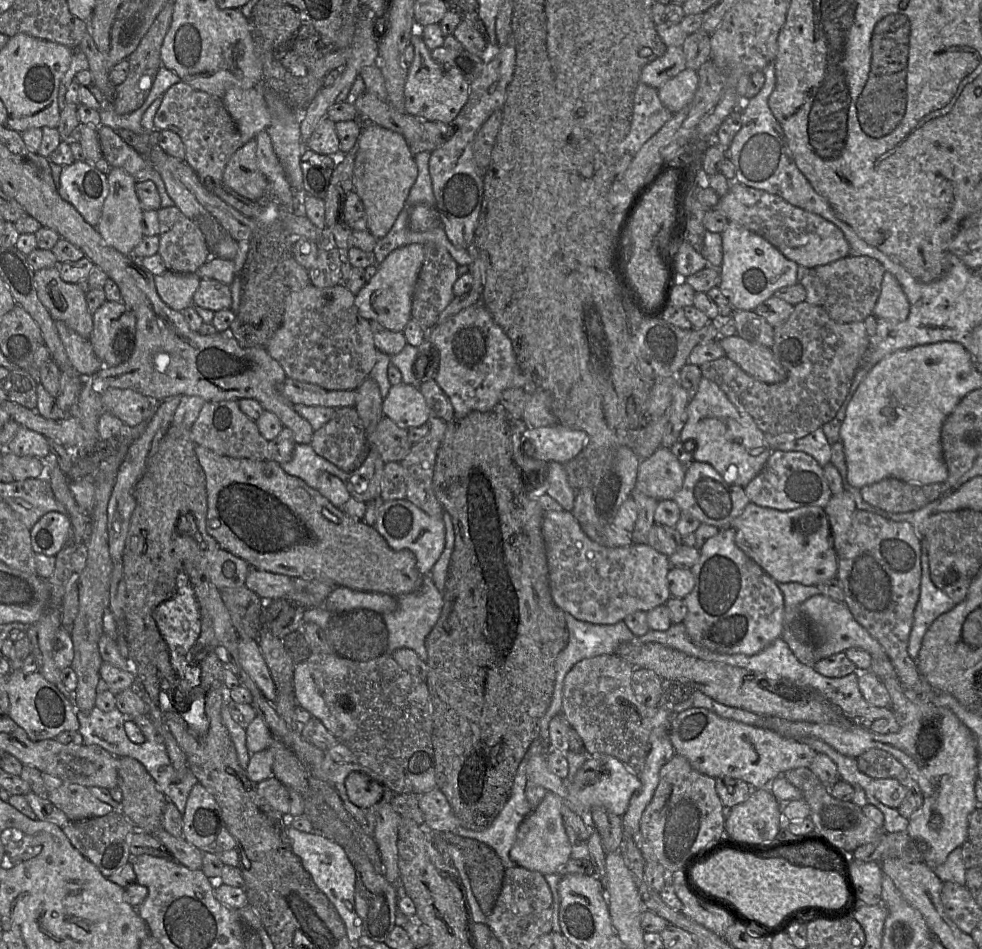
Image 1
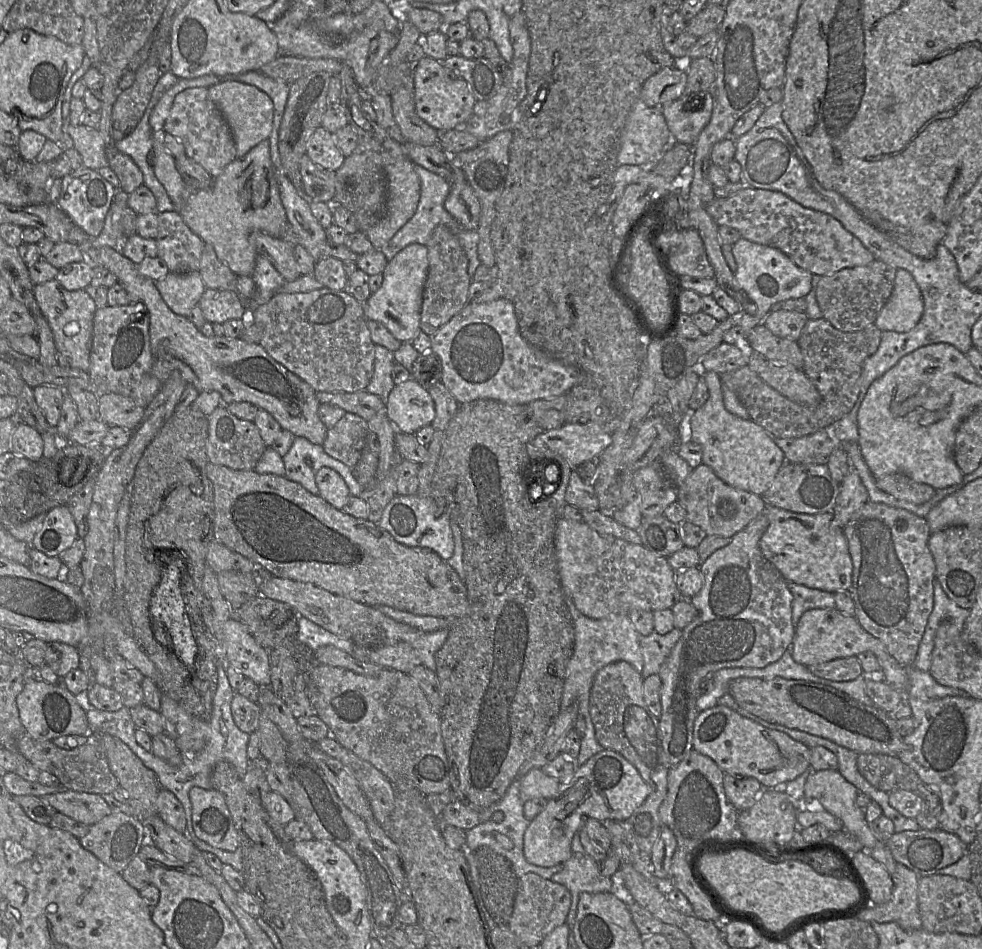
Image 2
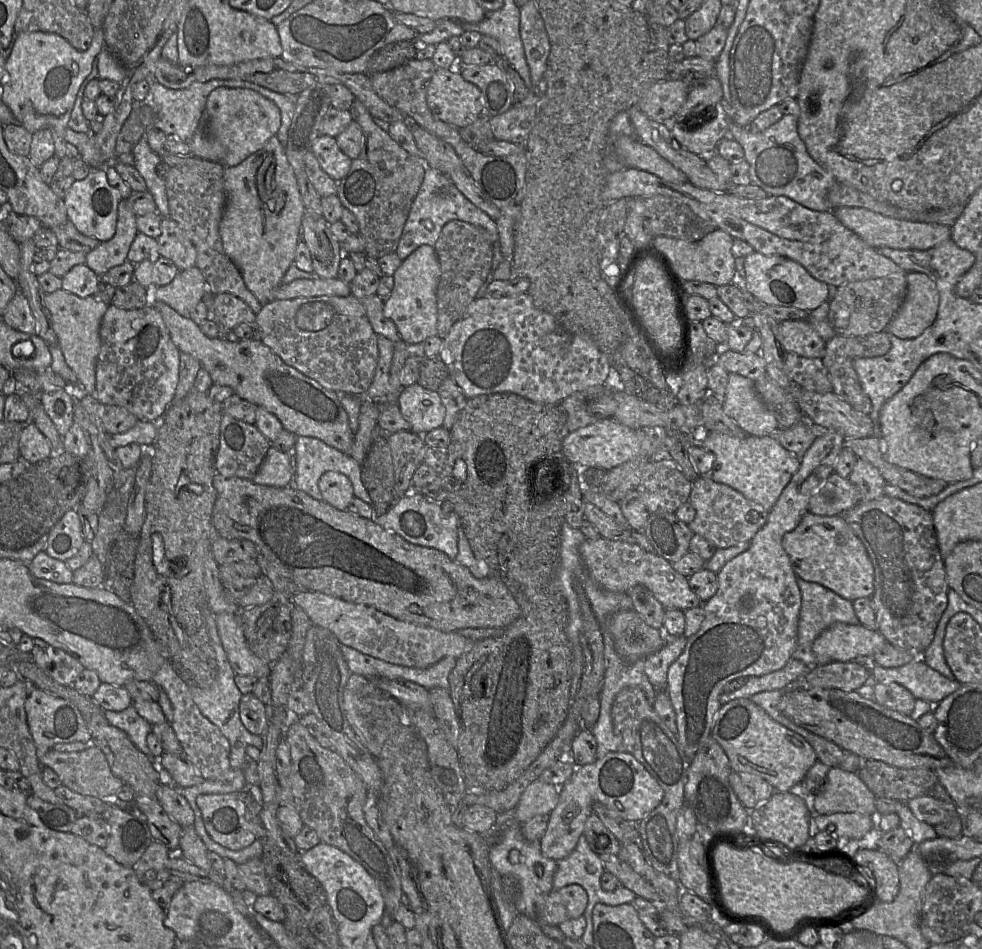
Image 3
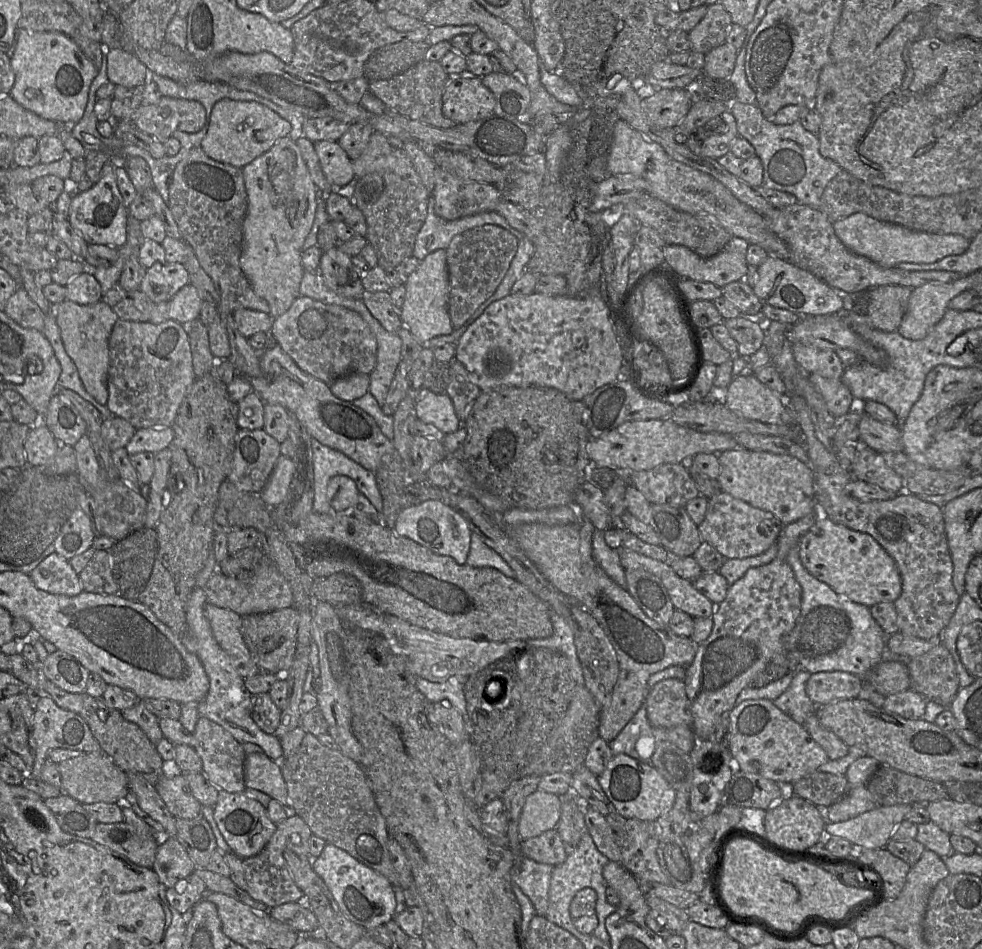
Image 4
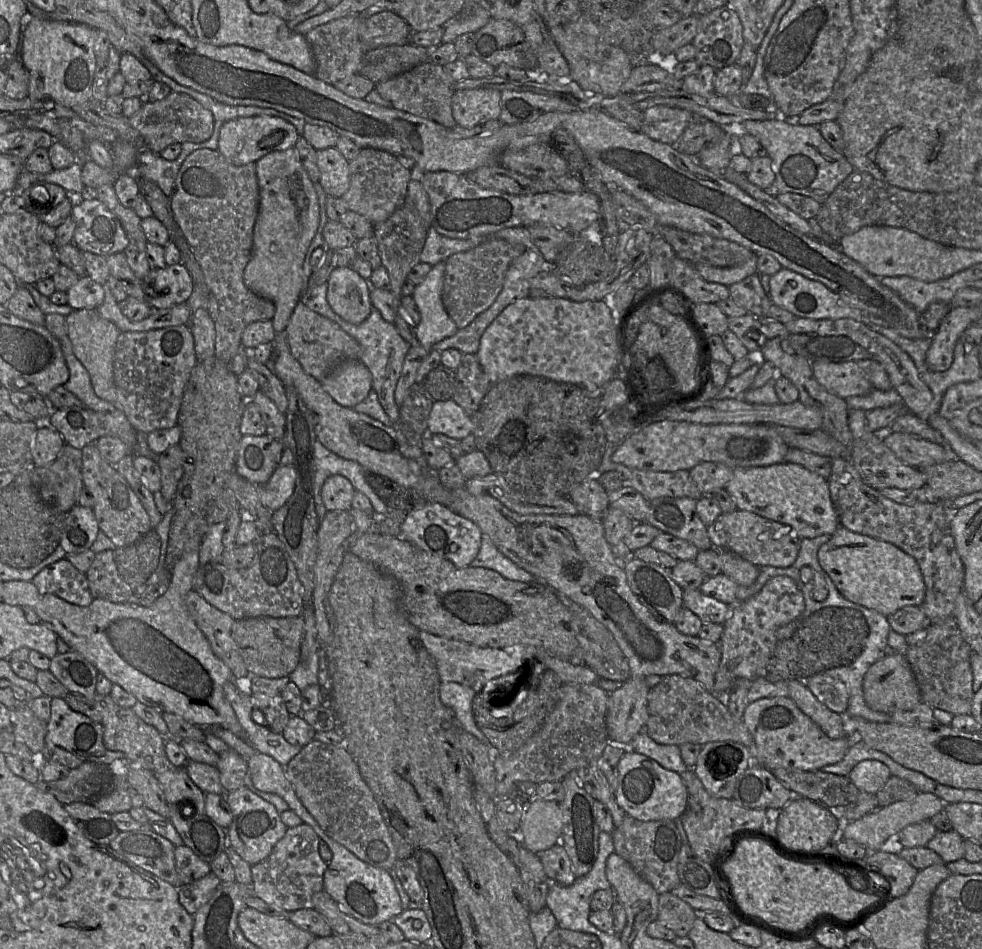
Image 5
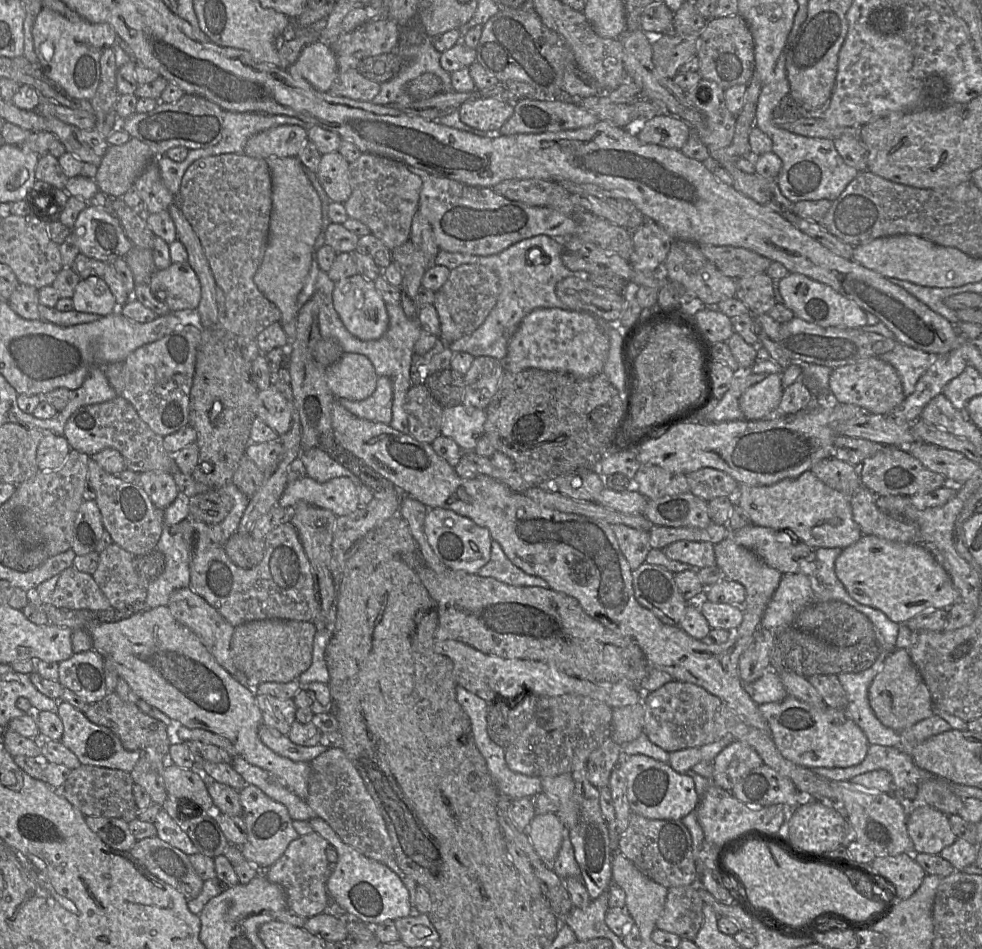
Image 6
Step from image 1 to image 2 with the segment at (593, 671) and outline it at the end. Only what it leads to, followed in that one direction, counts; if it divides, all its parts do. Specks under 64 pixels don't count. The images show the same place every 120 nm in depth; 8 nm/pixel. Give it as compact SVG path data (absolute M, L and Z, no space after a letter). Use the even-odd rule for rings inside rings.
M619 661L603 667L595 676L589 698L589 714L595 728L595 736L599 744L605 750L620 753L639 771L642 778L651 787L651 793L634 813L625 820L633 832L636 840L647 851L651 852L657 841L664 824L659 817L659 808L667 795L667 782L670 769L660 763L661 757L661 730L659 718L654 716L648 709L643 698L643 677L632 665Z

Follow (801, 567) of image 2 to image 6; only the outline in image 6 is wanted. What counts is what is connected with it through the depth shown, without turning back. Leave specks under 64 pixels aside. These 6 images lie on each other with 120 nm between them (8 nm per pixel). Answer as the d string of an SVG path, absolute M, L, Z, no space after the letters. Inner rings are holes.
M863 534L857 542L842 550L835 561L835 573L852 599L882 611L896 623L903 623L926 609L948 610L961 602L946 569L922 545Z

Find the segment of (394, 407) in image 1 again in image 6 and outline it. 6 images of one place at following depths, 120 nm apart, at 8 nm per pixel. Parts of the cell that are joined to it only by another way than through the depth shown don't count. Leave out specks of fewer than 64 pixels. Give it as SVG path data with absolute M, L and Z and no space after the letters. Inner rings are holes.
M463 404L444 408L441 435L451 438L463 451L474 451L479 438L484 435L485 409Z

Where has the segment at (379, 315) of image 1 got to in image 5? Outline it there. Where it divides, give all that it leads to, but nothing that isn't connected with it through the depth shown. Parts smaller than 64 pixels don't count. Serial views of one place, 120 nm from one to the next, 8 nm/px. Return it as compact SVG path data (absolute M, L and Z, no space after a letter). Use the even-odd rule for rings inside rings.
M444 261L433 265L425 279L414 286L411 293L420 314L420 321L415 325L415 335L419 344L425 347L432 347L443 339L455 335L459 329L449 316L442 301L445 265Z

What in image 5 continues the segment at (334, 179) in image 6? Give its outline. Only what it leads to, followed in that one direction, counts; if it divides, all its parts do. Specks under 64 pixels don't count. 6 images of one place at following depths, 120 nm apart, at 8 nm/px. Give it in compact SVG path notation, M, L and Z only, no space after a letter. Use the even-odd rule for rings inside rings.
M336 147L317 150L319 183L327 197L342 198L349 189L349 161Z

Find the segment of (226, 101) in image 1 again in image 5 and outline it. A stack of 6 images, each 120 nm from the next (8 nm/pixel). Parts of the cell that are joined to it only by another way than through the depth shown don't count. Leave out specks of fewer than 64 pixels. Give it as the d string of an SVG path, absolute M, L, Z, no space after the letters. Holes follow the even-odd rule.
M257 115L226 121L219 131L217 151L236 166L256 162L266 154L295 146L300 136L291 123L274 116Z

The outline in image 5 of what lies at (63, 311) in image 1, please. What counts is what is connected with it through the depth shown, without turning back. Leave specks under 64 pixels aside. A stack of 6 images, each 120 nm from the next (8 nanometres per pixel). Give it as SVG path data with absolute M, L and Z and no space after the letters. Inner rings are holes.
M97 309L74 310L65 317L65 322L73 353L87 370L96 396L104 401L115 403L117 395L114 384L113 359L119 330L112 322L104 319Z

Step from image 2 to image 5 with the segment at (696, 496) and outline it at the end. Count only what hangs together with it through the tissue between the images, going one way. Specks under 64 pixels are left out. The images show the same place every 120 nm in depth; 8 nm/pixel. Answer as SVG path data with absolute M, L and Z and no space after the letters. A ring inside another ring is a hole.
M741 509L720 514L707 527L707 532L713 547L731 551L758 567L791 566L797 559L801 542L800 536L791 526Z

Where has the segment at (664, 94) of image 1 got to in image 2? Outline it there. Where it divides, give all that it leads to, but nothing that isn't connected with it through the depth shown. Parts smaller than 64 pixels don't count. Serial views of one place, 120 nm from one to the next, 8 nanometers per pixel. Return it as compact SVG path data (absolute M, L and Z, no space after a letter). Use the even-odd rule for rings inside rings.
M703 93L701 96L692 94L691 102L698 98L701 102L699 109L686 109L687 94L679 99L662 106L662 113L671 132L673 141L693 146L702 130L711 119L714 98L711 93Z

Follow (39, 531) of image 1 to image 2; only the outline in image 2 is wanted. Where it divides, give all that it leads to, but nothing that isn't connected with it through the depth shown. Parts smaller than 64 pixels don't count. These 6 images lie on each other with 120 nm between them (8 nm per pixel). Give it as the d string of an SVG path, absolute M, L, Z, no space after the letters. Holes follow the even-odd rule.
M58 506L44 518L32 541L32 548L49 557L60 557L78 538L78 527L67 506Z

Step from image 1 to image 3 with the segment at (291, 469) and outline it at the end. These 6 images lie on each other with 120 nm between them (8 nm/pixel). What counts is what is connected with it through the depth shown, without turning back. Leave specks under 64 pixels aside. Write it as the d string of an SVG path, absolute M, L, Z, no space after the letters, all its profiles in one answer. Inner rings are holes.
M298 436L291 456L293 461L293 480L289 486L293 486L305 492L316 500L323 500L318 486L320 477L328 471L341 472L351 481L354 496L372 505L372 500L361 480L362 466L350 455L325 444L317 438Z

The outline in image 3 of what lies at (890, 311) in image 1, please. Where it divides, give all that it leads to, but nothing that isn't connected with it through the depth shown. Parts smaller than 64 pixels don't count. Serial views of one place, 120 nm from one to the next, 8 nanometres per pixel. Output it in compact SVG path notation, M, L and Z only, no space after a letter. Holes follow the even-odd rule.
M908 272L906 280L905 299L885 331L901 339L913 339L934 323L940 297L934 280L928 275Z

